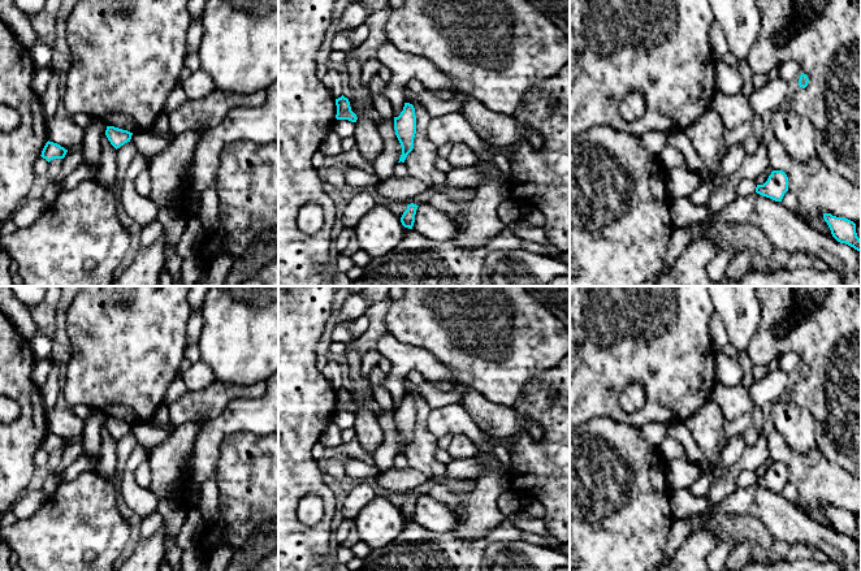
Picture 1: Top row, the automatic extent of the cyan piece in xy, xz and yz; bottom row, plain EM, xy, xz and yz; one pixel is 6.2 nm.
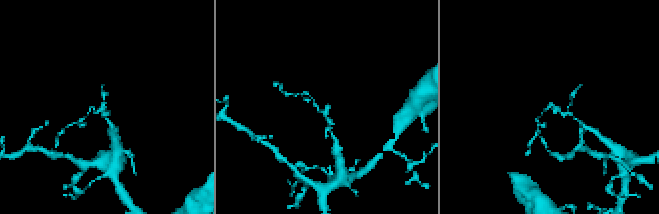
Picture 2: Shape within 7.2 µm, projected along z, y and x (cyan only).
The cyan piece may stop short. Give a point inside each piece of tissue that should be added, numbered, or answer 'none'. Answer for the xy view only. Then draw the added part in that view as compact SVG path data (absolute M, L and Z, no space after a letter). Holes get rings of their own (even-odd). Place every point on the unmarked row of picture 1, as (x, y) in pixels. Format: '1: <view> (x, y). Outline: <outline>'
none

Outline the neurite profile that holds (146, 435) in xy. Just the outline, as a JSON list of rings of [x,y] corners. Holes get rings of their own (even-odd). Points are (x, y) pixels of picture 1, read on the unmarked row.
[[[144,421],[133,424],[130,433],[134,436],[137,444],[151,450],[165,441],[172,432],[155,428]]]

